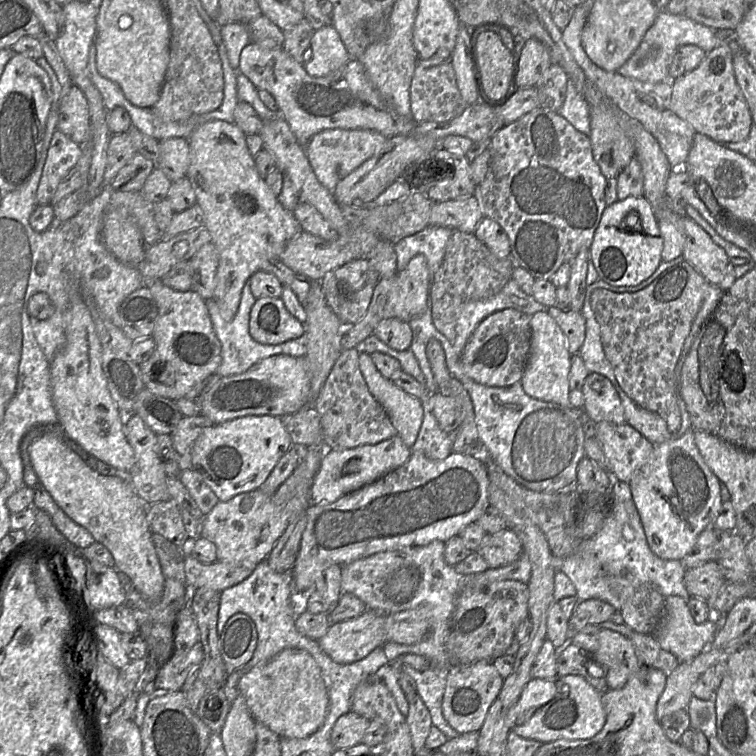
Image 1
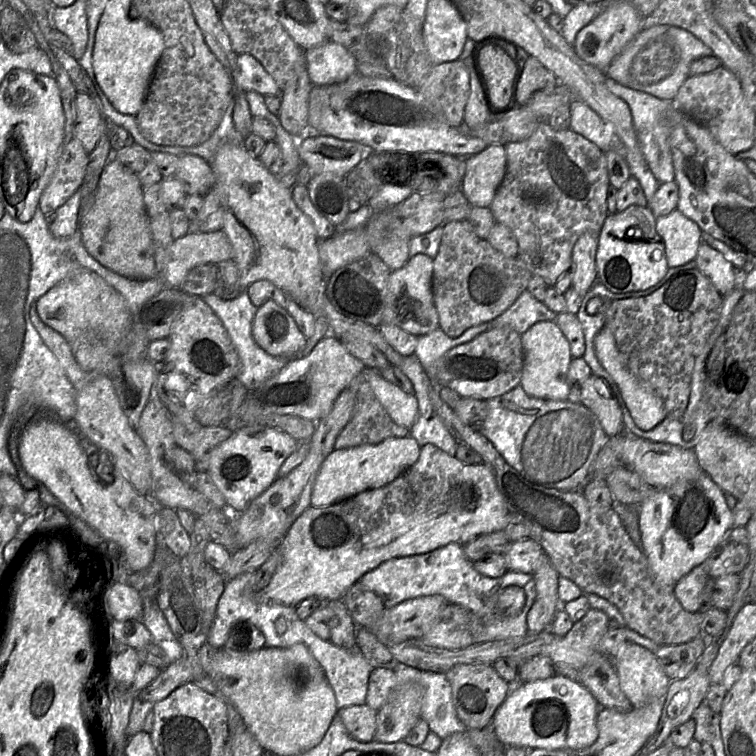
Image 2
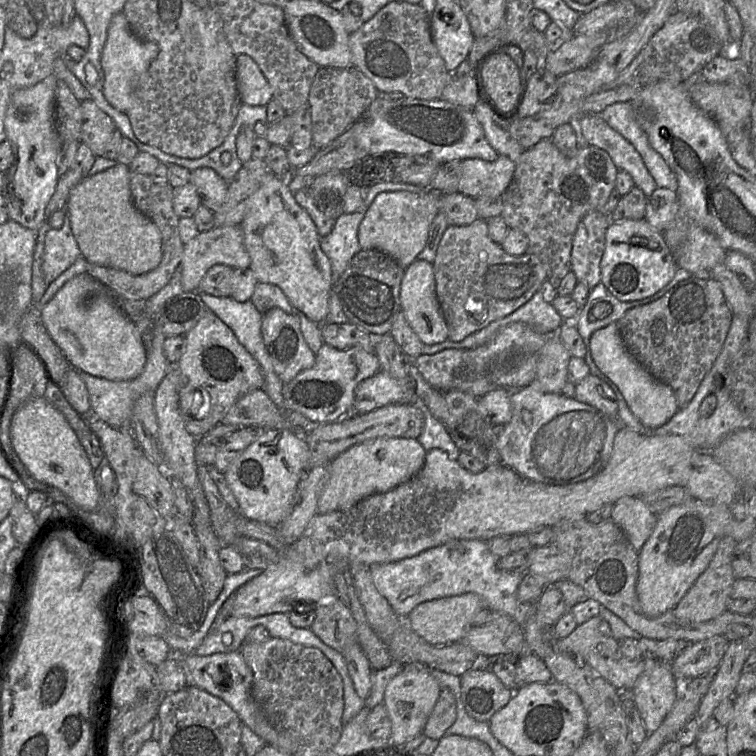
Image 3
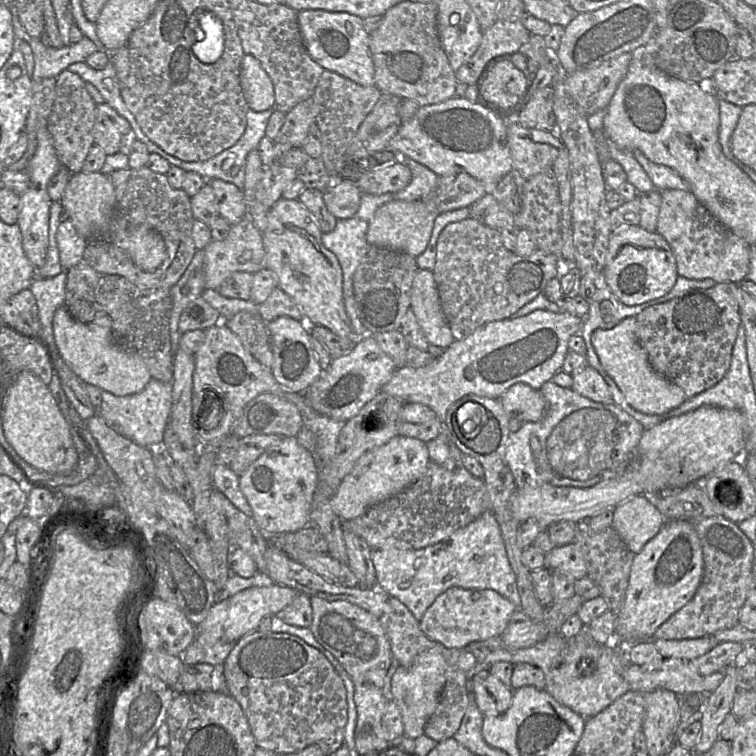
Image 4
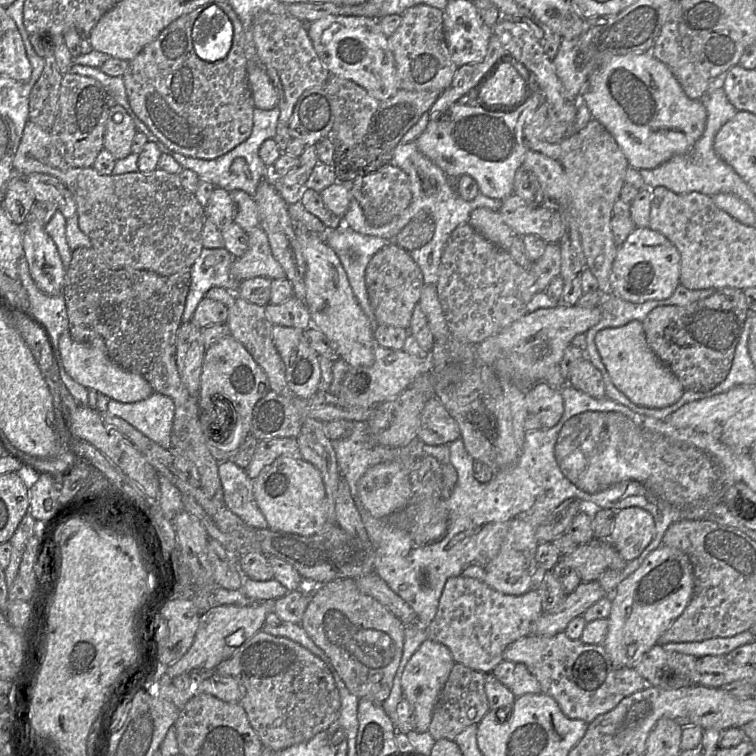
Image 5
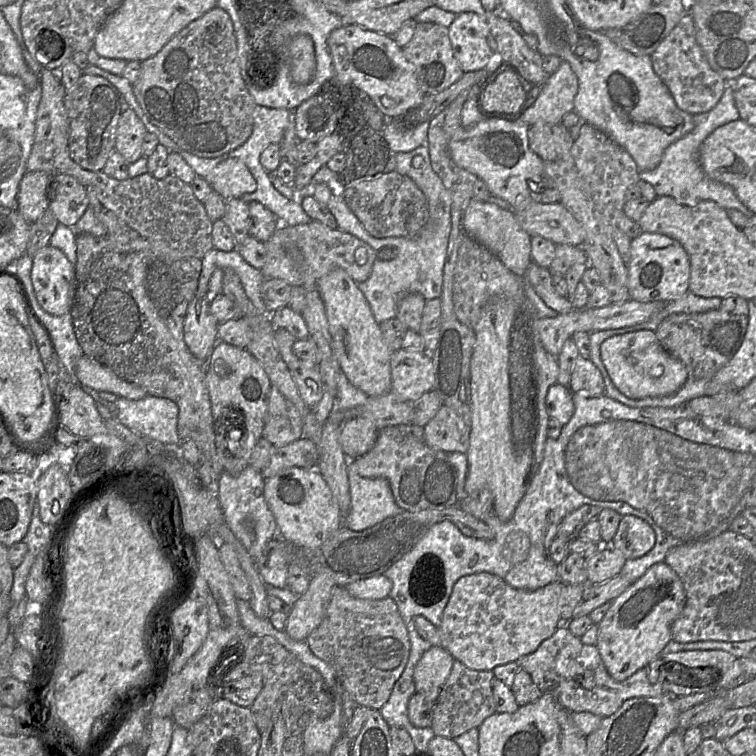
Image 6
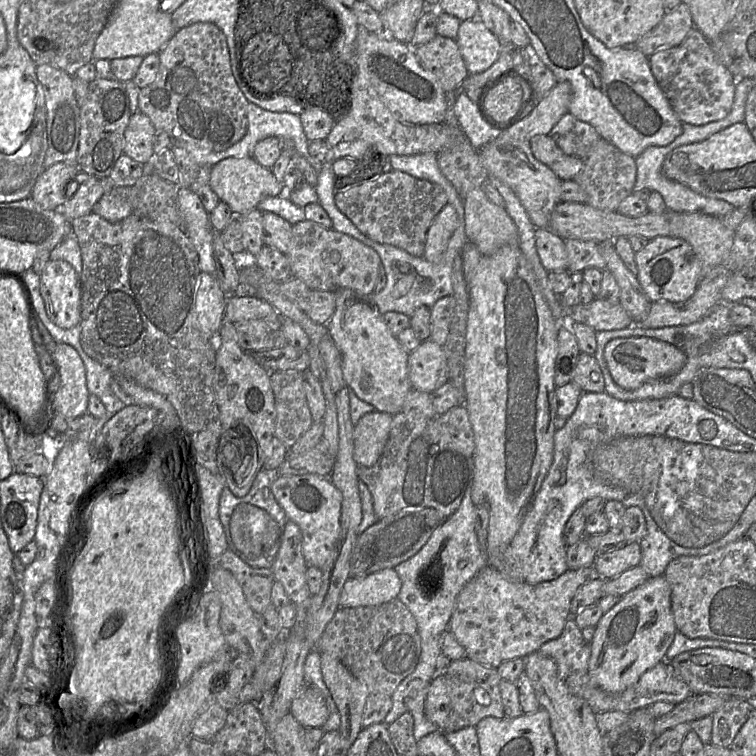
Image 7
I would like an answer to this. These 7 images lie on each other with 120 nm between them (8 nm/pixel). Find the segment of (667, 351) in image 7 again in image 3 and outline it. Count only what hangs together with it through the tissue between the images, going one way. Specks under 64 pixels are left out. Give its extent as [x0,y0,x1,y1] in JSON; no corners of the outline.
[590,323,678,428]

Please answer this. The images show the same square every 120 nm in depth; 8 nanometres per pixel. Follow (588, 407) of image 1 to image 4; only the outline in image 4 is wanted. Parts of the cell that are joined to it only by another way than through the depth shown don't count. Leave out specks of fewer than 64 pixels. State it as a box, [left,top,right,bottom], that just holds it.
[571,366,612,403]

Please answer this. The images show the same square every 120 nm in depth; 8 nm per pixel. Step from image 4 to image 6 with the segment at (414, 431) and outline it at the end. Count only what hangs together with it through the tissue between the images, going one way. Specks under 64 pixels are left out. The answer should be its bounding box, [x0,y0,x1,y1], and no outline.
[423,405,470,453]

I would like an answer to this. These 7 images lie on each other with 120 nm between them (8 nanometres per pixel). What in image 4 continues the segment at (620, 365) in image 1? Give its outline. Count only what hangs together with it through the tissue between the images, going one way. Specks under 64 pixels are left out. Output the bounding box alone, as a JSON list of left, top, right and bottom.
[635,283,741,399]

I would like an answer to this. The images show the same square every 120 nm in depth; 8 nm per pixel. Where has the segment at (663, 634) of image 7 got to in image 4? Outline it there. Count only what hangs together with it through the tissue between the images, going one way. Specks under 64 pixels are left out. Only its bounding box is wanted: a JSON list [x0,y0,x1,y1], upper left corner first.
[615,520,703,642]

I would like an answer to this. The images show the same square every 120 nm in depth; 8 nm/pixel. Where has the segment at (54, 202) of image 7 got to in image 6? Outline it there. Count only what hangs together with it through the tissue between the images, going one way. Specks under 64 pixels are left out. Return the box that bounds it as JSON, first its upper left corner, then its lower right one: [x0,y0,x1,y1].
[17,171,53,222]

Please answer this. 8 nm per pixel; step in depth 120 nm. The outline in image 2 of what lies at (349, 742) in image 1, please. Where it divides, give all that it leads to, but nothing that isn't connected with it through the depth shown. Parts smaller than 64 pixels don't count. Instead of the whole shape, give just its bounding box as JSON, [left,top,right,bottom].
[338,705,377,742]

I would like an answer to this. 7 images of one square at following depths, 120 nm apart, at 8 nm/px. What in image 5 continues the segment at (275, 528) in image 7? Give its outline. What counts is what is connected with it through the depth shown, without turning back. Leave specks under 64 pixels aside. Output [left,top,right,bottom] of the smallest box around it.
[218,460,268,528]

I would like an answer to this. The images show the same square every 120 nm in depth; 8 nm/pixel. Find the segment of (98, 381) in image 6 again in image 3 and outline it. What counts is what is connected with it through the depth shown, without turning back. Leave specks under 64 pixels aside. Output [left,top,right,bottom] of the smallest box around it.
[41,273,146,381]

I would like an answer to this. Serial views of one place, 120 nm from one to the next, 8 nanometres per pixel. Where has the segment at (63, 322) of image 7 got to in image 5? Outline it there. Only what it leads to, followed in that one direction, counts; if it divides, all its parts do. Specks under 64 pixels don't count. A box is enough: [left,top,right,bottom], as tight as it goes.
[23,218,66,294]

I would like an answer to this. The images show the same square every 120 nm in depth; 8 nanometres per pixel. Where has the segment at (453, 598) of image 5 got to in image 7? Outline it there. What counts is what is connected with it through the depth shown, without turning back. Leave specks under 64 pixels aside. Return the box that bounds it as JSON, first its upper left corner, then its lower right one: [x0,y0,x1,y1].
[448,566,595,668]

